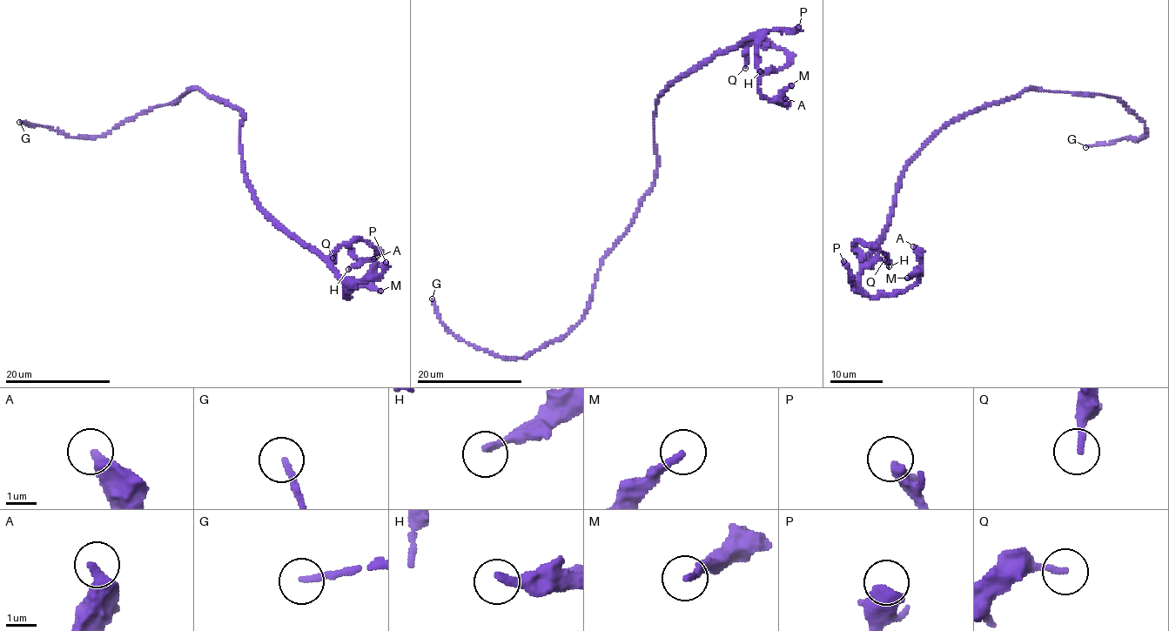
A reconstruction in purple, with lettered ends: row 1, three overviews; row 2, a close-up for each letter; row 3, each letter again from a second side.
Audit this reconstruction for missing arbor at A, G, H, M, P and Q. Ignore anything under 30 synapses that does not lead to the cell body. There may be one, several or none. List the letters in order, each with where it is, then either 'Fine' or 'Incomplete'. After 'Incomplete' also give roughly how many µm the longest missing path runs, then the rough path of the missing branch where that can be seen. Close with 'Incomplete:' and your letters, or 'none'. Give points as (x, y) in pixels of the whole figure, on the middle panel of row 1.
A: Place: (785, 98). Fine
G: Place: (432, 298). Incomplete. Missing length about 100 µm
H: Place: (760, 71). Fine
M: Place: (791, 85). Fine
P: Place: (798, 27). Fine
Q: Place: (745, 68). Fine
Incomplete: G

